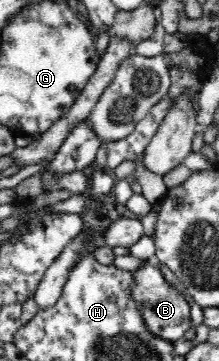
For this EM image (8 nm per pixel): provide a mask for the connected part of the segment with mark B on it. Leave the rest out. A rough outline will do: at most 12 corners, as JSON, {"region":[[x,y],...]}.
{"region":[[158,261],[134,271],[144,325],[168,342],[192,327],[182,292]]}

